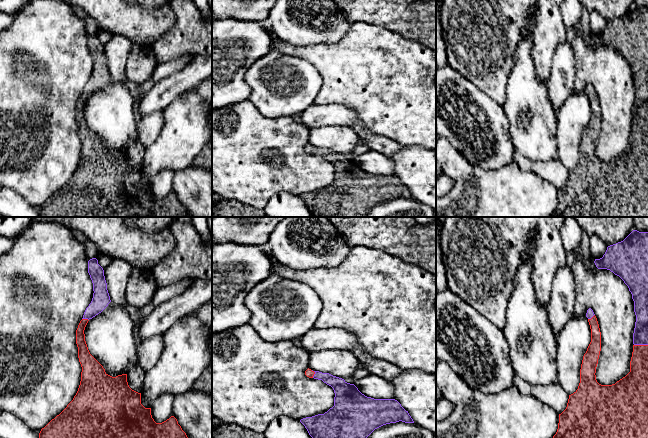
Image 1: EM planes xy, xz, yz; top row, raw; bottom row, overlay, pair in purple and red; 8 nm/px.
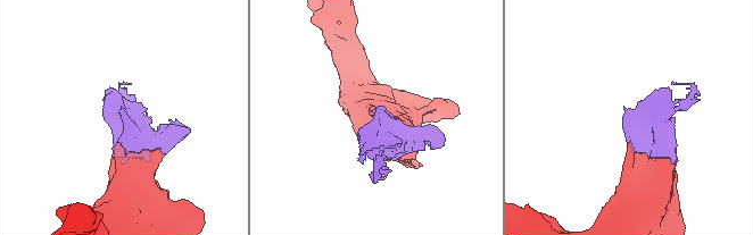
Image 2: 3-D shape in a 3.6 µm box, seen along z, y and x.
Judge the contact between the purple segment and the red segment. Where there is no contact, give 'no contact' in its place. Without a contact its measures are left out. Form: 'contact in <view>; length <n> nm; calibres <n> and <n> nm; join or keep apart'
contact in yz; length 110 nm; calibres 130 and 160 nm; join

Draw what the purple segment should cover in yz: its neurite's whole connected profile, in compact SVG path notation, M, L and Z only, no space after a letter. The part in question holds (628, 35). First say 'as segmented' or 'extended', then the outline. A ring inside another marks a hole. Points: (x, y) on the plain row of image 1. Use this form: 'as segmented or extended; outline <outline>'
extended; outline M633 6L623 17L607 23L602 34L594 37L598 45L607 45L619 52L628 62L636 91L633 109L633 128L630 148L612 161L601 161L596 156L596 143L601 127L601 108L591 84L586 93L591 105L591 118L583 132L578 165L569 171L566 185L559 190L556 210L550 217L648 217L648 8Z

